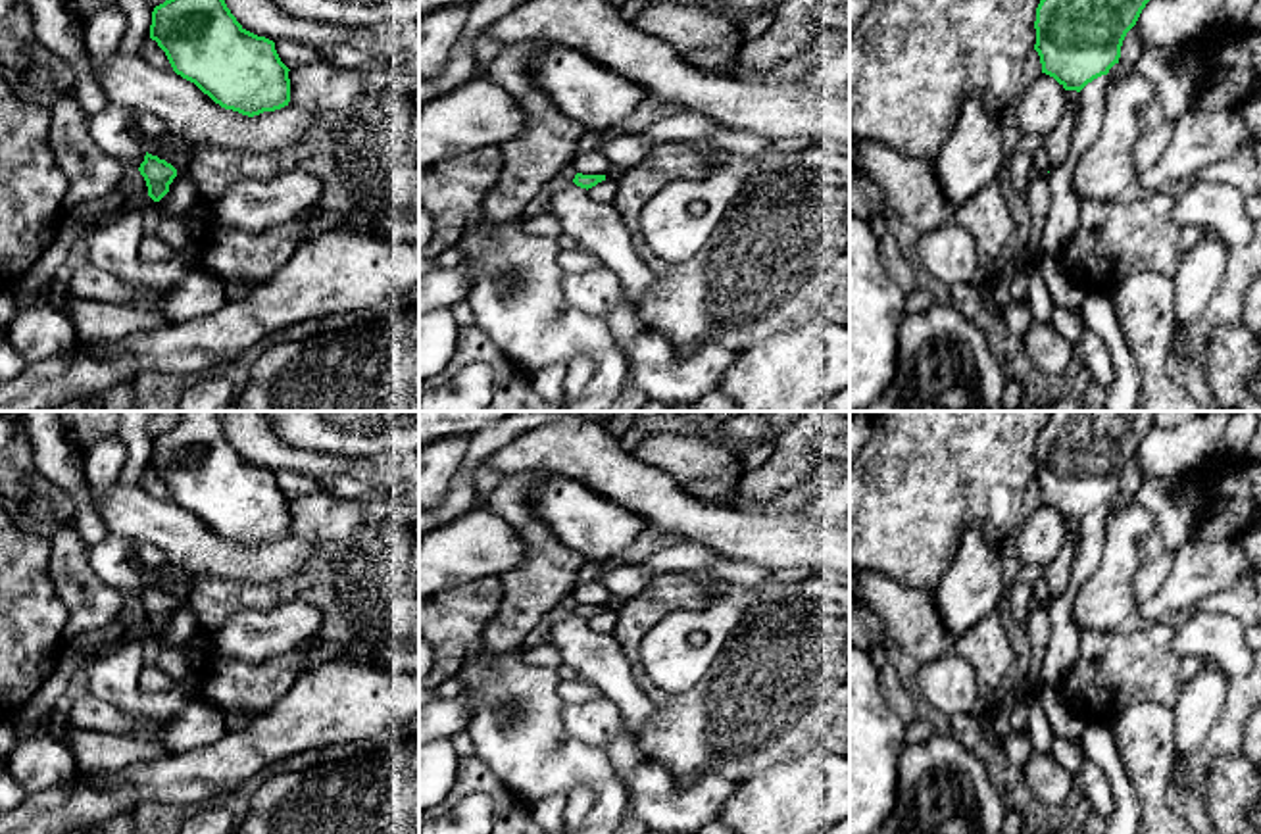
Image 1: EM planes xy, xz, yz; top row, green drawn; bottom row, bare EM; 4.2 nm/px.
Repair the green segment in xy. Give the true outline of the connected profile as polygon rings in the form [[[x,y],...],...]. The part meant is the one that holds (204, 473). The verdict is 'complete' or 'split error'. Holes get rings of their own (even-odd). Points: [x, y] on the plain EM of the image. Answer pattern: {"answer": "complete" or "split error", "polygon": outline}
{"answer": "complete", "polygon": [[[183,411],[177,427],[154,438],[150,469],[165,482],[177,505],[225,540],[254,548],[290,532],[290,500],[281,492],[275,473],[236,452],[215,411]]]}

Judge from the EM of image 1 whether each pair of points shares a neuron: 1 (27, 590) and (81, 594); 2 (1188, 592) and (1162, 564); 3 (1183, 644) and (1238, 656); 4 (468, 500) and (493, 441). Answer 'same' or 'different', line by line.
1: different
2: different
3: same
4: same

